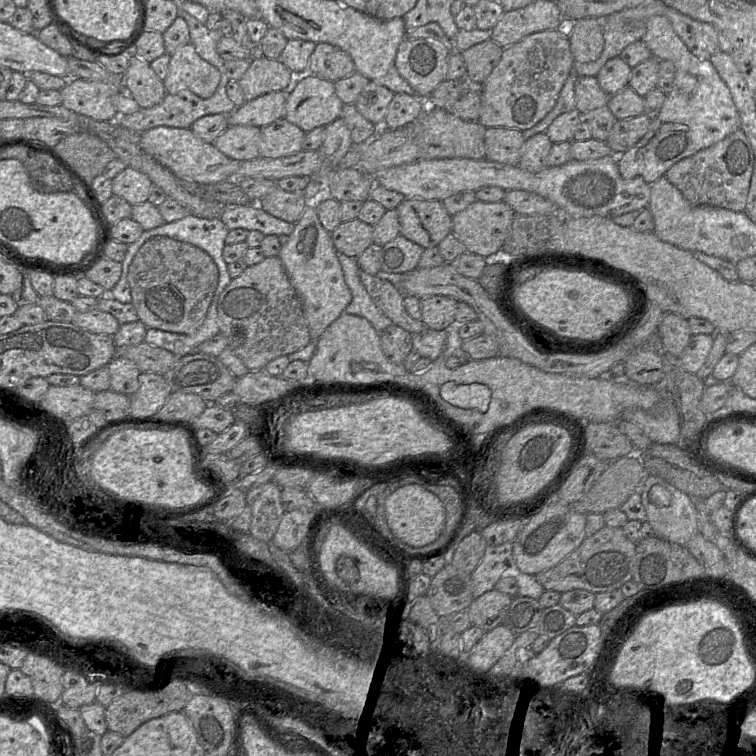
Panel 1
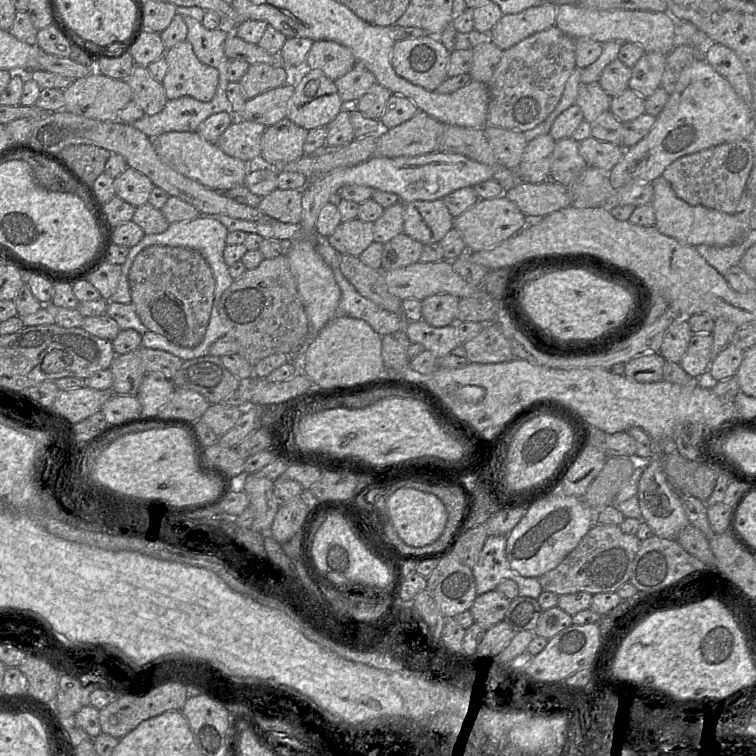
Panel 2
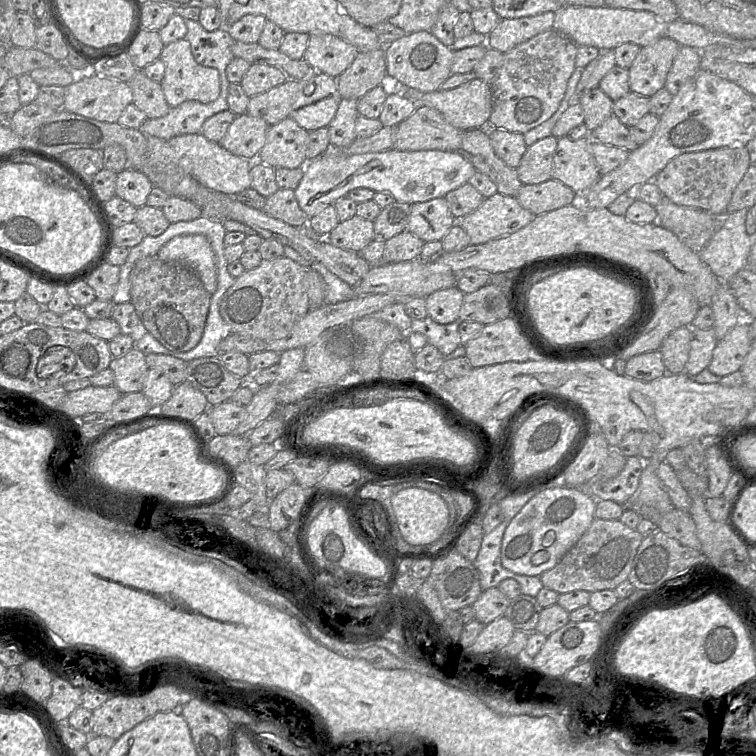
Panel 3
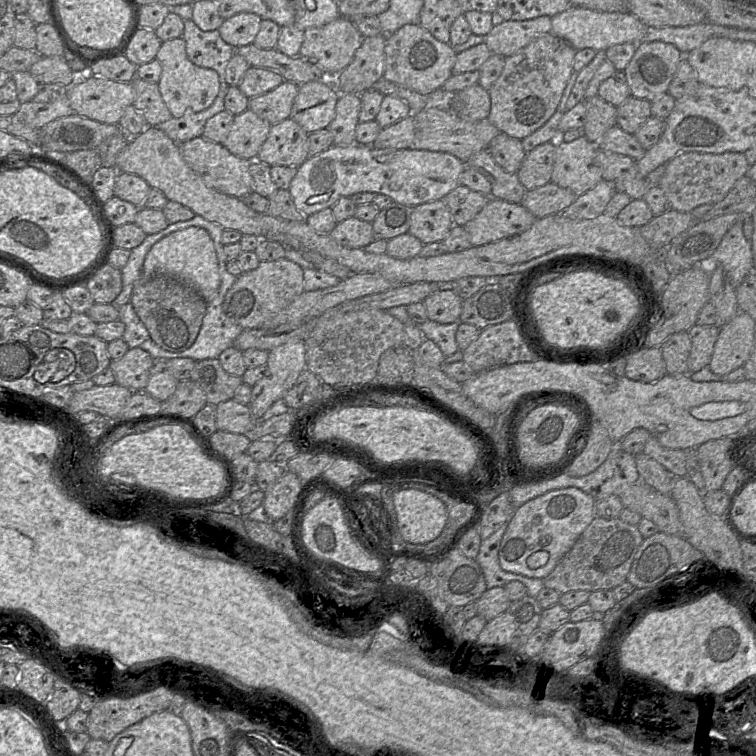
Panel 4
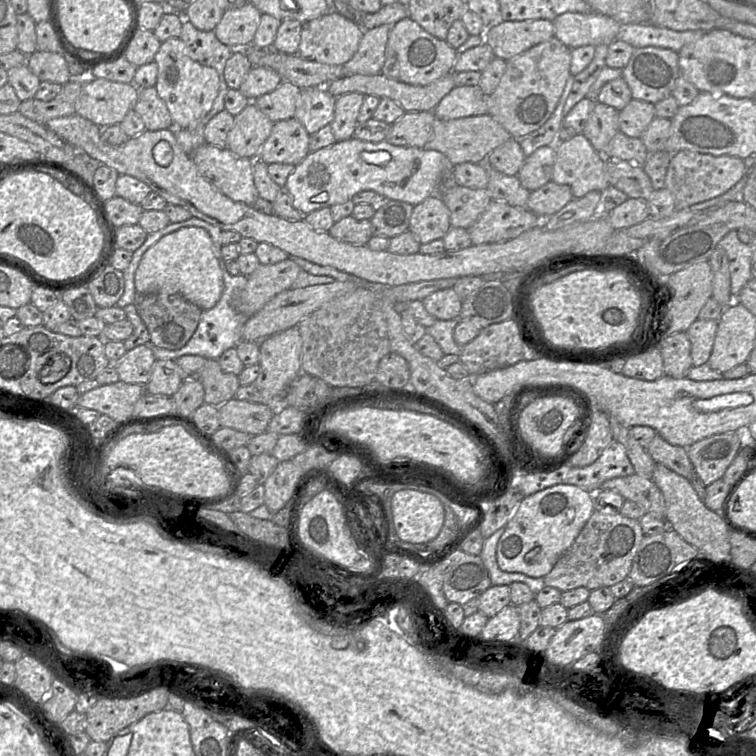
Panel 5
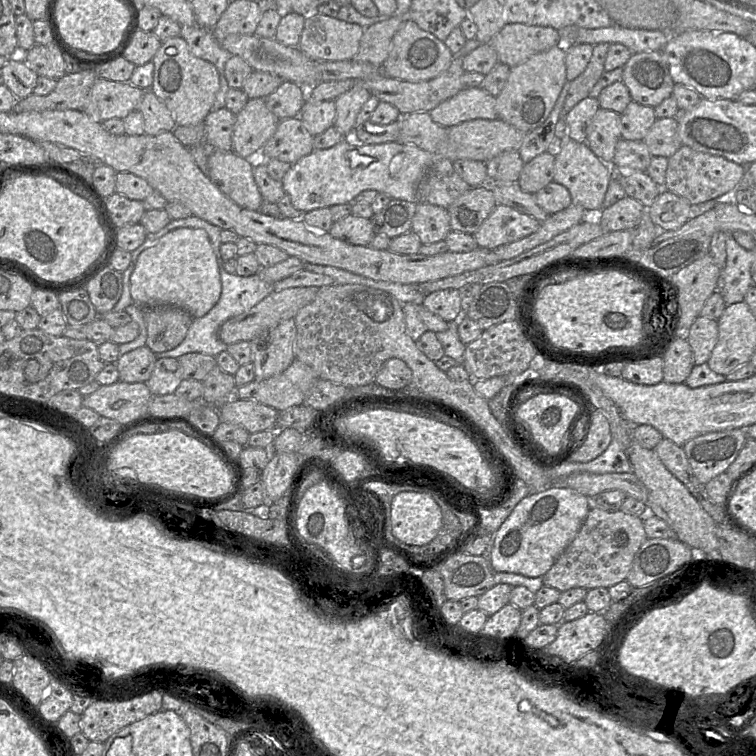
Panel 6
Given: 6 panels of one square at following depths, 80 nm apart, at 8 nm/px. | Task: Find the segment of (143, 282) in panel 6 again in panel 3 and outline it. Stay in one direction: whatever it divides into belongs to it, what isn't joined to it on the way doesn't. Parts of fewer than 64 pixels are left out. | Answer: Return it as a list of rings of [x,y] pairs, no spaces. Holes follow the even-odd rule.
[[[202,234],[175,236],[156,253],[163,262],[180,264],[193,271],[204,288],[213,294],[217,288],[217,267],[210,242]]]

